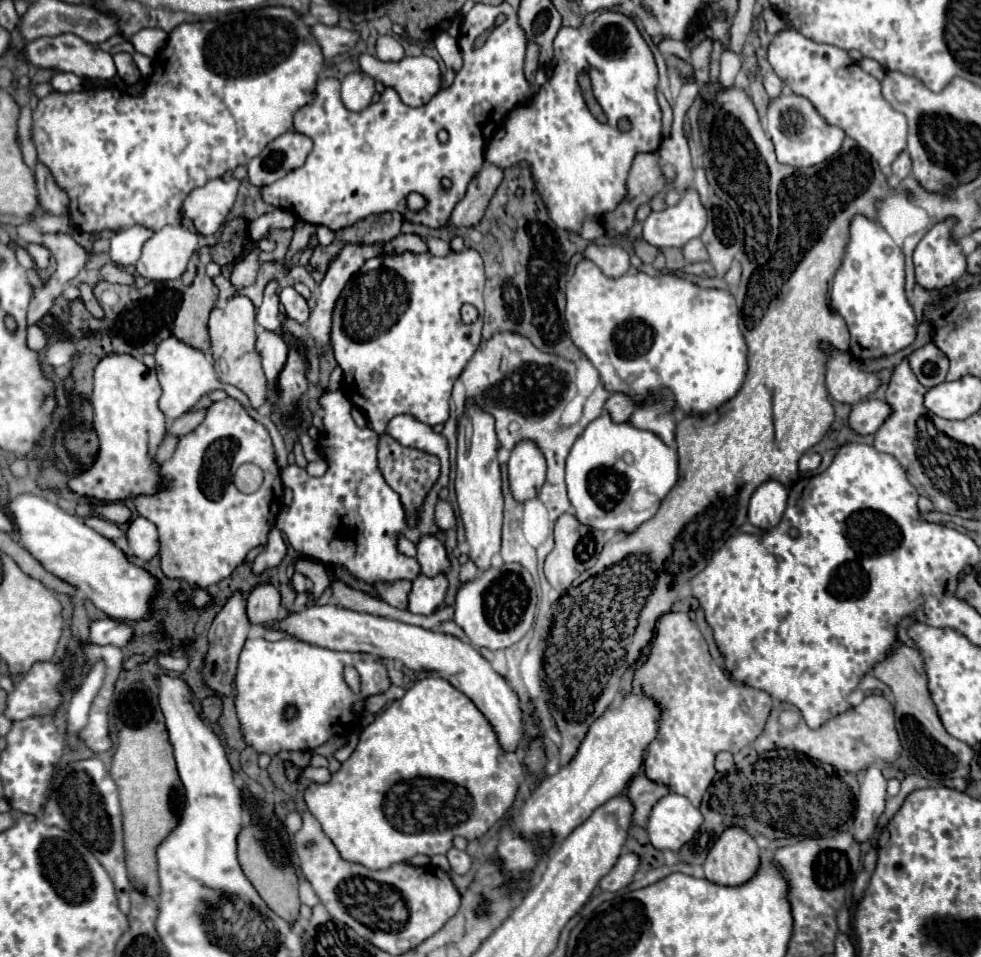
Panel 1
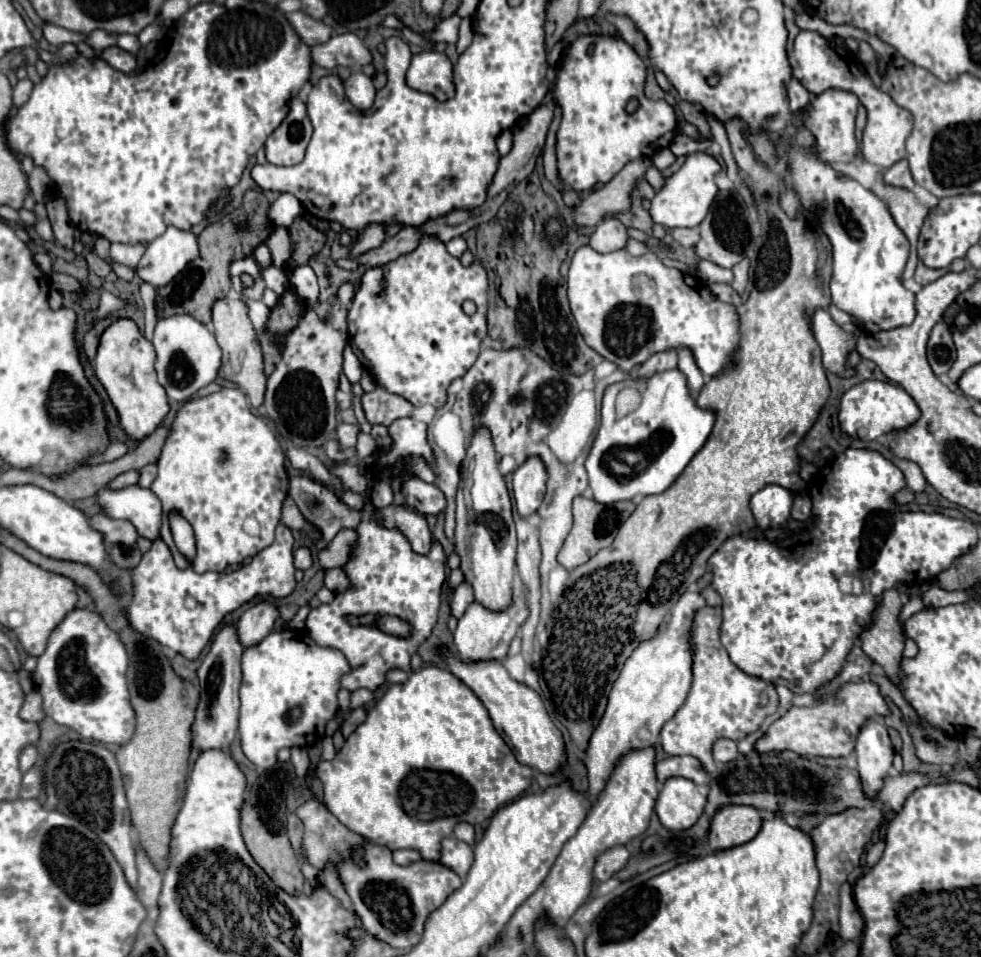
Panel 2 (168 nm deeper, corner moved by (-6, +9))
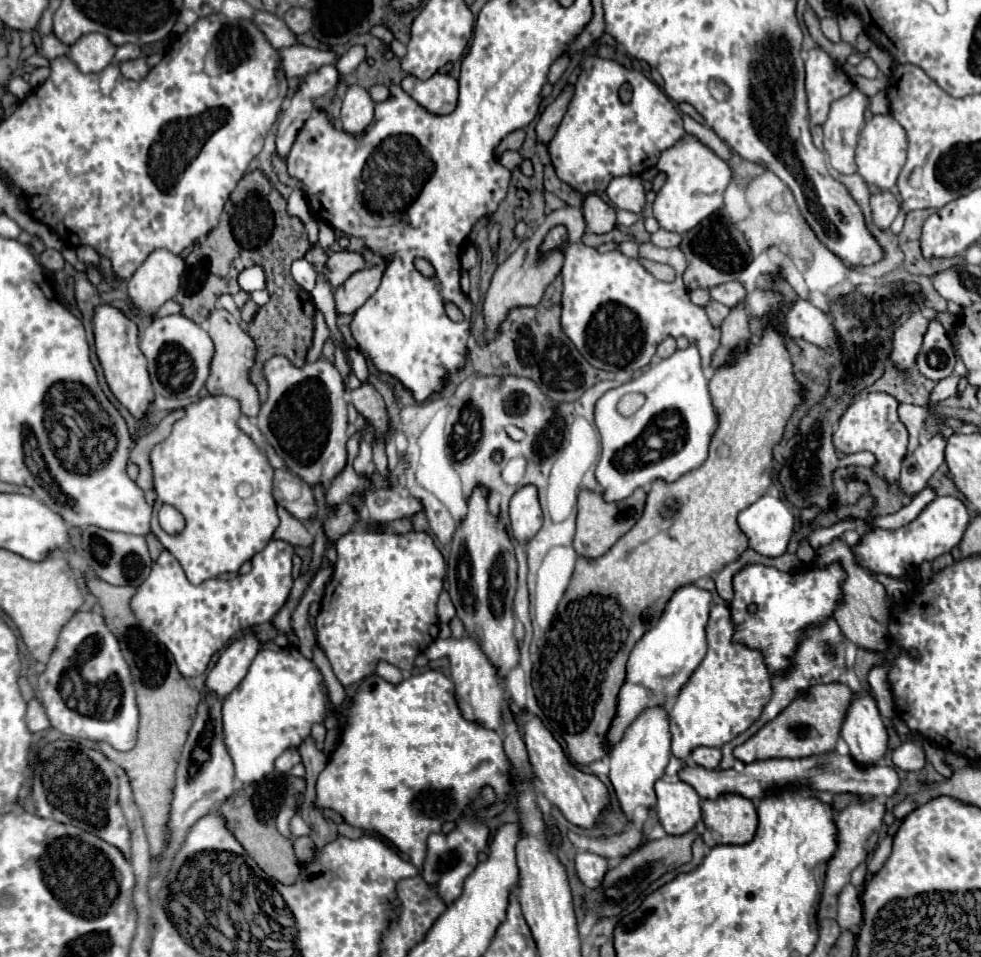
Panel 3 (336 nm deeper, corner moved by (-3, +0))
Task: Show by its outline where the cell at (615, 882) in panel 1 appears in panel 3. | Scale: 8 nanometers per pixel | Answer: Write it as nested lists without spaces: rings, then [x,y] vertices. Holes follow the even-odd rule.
[[[577,853],[575,855],[575,869],[577,875],[581,879],[581,883],[587,889],[595,889],[599,887],[599,883],[603,881],[603,875],[607,873],[607,859],[595,853]]]

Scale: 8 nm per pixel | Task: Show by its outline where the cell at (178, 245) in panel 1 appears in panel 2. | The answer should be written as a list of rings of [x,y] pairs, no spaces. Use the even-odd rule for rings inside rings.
[[[168,226],[162,236],[148,244],[142,260],[136,266],[136,274],[144,282],[158,288],[168,284],[178,272],[186,268],[188,262],[196,260],[198,256],[200,250],[196,234]]]

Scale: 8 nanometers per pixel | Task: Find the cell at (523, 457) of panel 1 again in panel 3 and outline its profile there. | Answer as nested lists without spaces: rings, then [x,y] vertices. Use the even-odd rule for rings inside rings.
[[[523,487],[513,495],[509,505],[509,519],[513,537],[519,543],[525,543],[537,535],[543,523],[543,513],[535,487]]]

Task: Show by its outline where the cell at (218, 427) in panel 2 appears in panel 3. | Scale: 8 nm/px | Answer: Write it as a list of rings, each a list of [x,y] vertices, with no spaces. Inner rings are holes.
[[[209,395],[197,403],[191,403],[185,411],[187,415],[175,421],[171,435],[165,441],[157,443],[149,455],[157,493],[151,531],[163,543],[163,547],[171,551],[181,563],[187,579],[199,585],[205,579],[217,577],[221,573],[237,573],[245,561],[249,561],[271,541],[279,525],[279,517],[275,499],[271,495],[273,467],[267,463],[267,457],[257,449],[257,445],[237,427],[237,419],[241,415],[239,403],[225,395]],[[163,503],[173,505],[185,517],[185,529],[181,533],[169,535],[159,527],[157,511]]]

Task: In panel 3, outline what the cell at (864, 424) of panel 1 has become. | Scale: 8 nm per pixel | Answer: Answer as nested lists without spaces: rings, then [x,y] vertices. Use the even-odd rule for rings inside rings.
[[[869,393],[867,397],[851,403],[851,407],[845,411],[845,415],[839,421],[837,431],[833,433],[835,451],[841,455],[871,451],[877,459],[877,463],[873,465],[873,473],[879,479],[887,481],[889,485],[899,479],[901,461],[907,453],[907,429],[899,421],[897,405],[899,405],[897,399],[889,397],[887,393]]]

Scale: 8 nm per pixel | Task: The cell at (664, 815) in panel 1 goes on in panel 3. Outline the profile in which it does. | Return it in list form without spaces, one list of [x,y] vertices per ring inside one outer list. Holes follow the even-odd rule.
[[[665,781],[655,783],[657,793],[657,815],[663,829],[669,835],[683,835],[693,831],[701,821],[701,797],[685,781]]]

